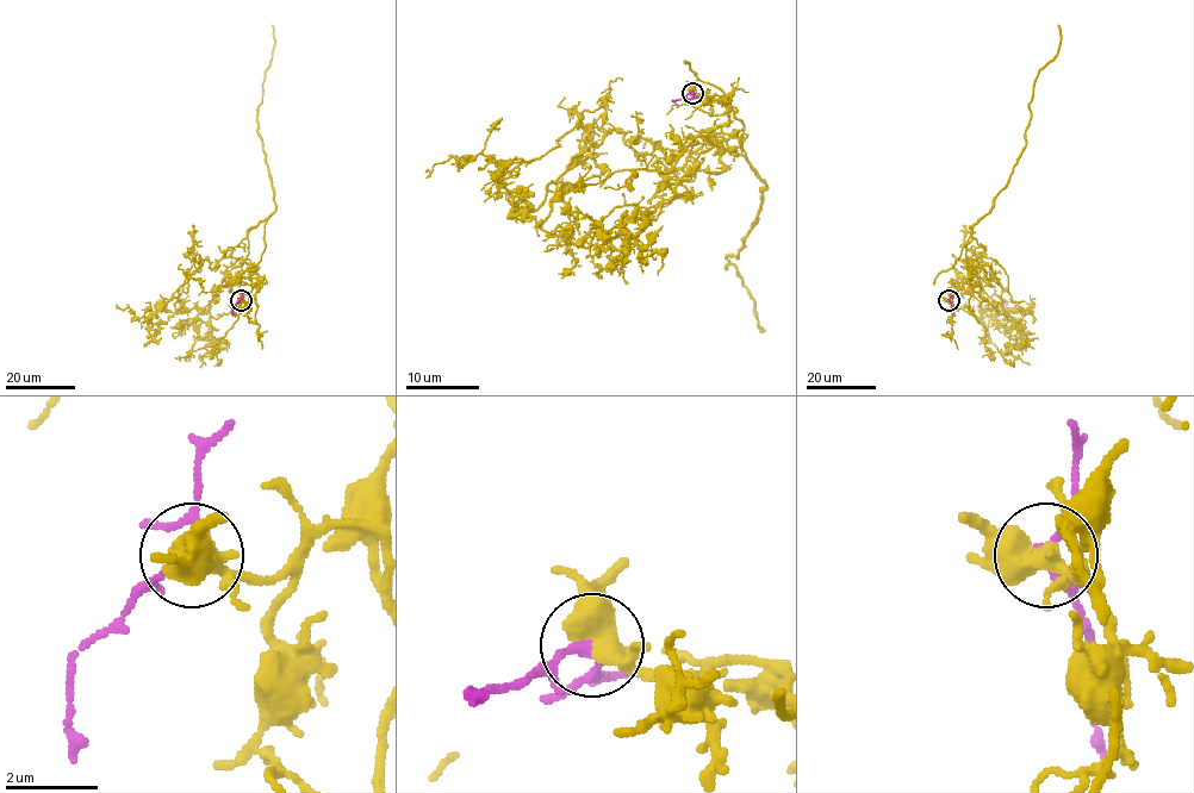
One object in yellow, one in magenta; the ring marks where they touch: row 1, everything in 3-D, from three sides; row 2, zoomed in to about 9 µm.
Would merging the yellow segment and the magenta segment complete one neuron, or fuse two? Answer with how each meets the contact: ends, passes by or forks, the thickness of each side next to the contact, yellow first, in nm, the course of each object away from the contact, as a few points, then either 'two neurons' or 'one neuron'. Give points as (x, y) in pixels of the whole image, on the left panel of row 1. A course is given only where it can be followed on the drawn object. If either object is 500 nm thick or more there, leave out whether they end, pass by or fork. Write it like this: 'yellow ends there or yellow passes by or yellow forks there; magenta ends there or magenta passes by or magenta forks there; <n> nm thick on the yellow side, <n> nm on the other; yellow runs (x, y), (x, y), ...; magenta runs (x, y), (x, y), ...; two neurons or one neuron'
yellow forks there; magenta forks there; 440 nm thick on the yellow side, 190 nm on the other; yellow runs (241, 300), (257, 287), (247, 236), (150, 313), (190, 278), (207, 292); magenta runs (241, 300), (232, 307), (232, 316); one neuron

